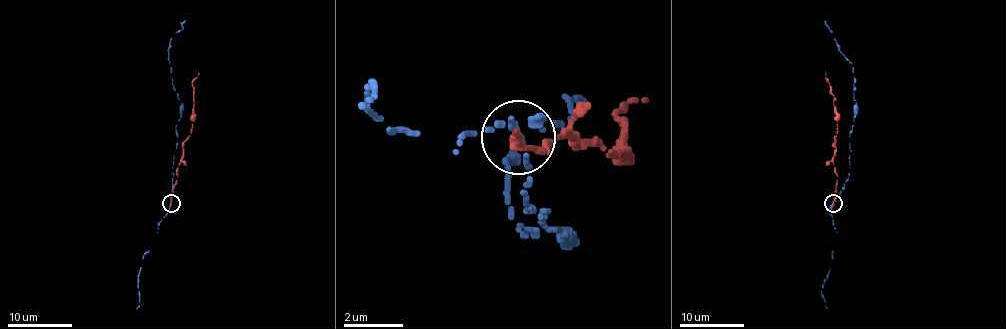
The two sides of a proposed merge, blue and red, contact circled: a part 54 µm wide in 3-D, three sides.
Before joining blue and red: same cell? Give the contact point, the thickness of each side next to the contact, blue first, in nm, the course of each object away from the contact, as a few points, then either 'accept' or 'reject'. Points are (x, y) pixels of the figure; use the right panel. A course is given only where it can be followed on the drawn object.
(833, 203) | 240/280 nm | blue via (834, 201), (848, 177), (856, 102), (853, 99), (855, 78), (852, 63), (840, 52), (826, 20) | red via (834, 203), (837, 174), (832, 161), (837, 128), (834, 96), (826, 73) | reject

